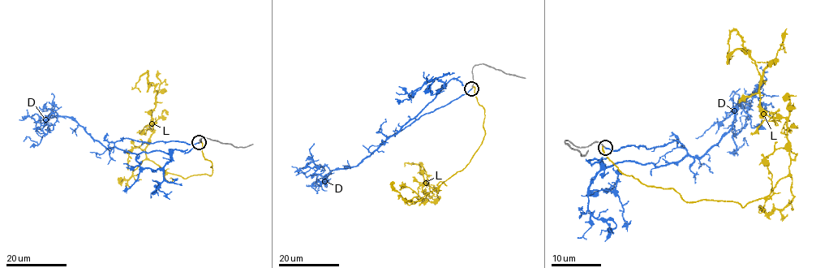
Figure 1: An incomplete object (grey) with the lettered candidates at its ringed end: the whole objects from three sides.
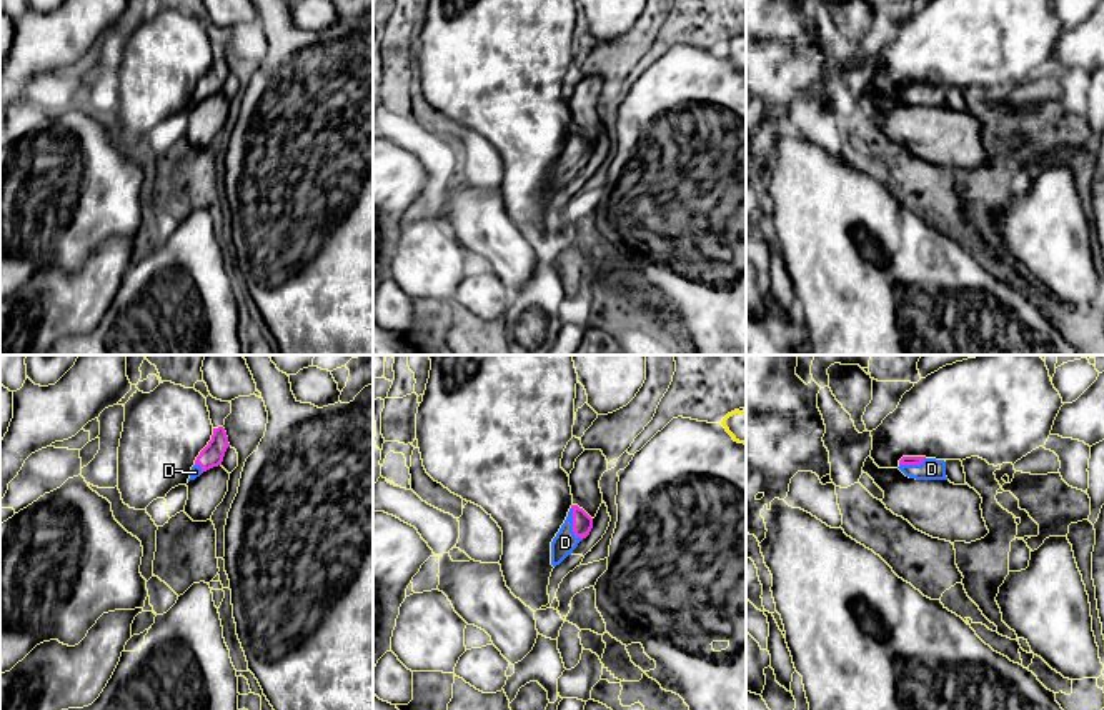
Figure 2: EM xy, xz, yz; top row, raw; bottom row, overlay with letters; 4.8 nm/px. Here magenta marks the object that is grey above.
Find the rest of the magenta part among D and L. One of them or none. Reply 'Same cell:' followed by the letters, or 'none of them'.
Same cell: D

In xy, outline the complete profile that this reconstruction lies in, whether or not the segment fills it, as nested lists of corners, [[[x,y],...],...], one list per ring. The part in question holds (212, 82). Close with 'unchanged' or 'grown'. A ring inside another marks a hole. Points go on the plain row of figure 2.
[[[223,53],[213,55],[211,67],[196,83],[195,92],[191,93],[188,108],[200,103],[203,98],[221,92],[228,73],[230,70],[228,70],[225,55]]]; grown

